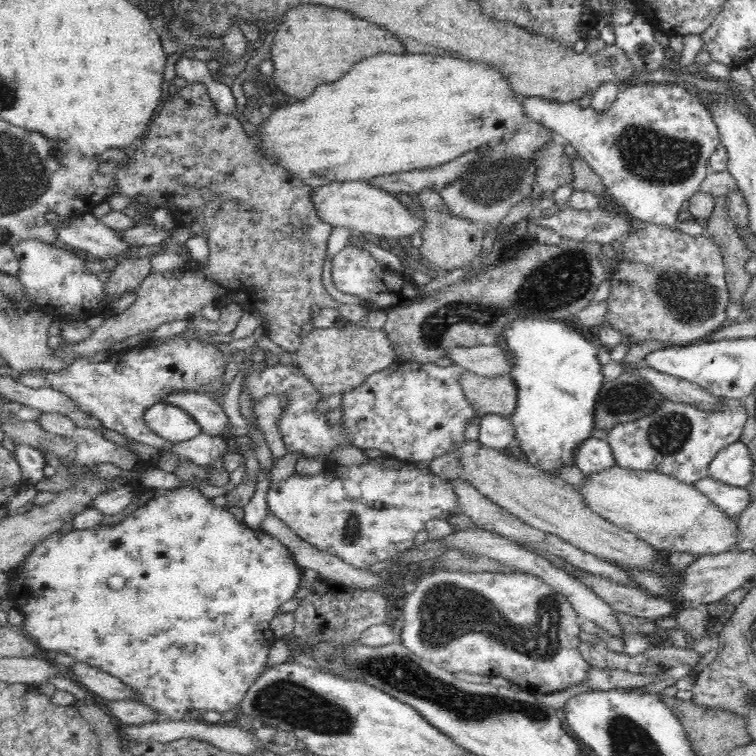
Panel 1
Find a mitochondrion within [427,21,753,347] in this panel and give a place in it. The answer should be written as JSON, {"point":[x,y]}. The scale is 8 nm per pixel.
{"point":[655,158]}

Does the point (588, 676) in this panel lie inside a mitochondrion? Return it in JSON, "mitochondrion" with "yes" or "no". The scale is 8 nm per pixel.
{"mitochondrion":"no"}

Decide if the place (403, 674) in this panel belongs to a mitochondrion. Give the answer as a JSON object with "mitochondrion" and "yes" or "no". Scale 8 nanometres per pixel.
{"mitochondrion":"yes"}

